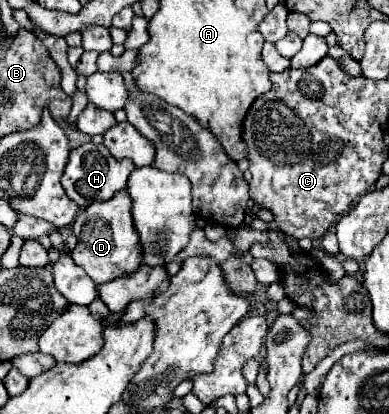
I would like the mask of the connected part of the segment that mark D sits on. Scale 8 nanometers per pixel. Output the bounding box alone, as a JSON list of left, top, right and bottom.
[72,190,140,284]

